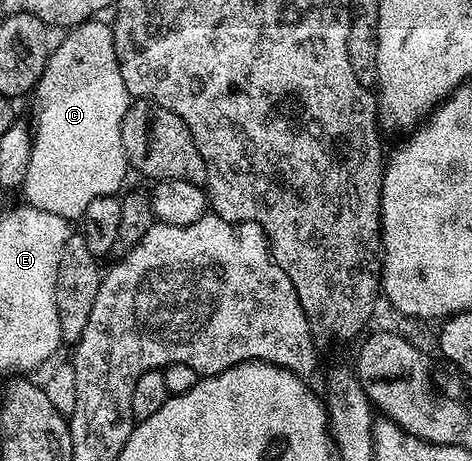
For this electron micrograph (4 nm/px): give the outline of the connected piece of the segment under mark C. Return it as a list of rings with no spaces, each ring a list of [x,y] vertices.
[[[99,18],[84,20],[70,29],[64,35],[67,37],[50,49],[44,72],[33,87],[35,124],[31,157],[21,193],[30,207],[49,210],[49,214],[61,214],[61,218],[72,222],[82,217],[85,206],[89,206],[93,198],[115,196],[127,176],[127,168],[129,172],[129,157],[123,149],[123,119],[128,108],[132,107],[133,98],[121,78],[112,25],[101,21]]]

